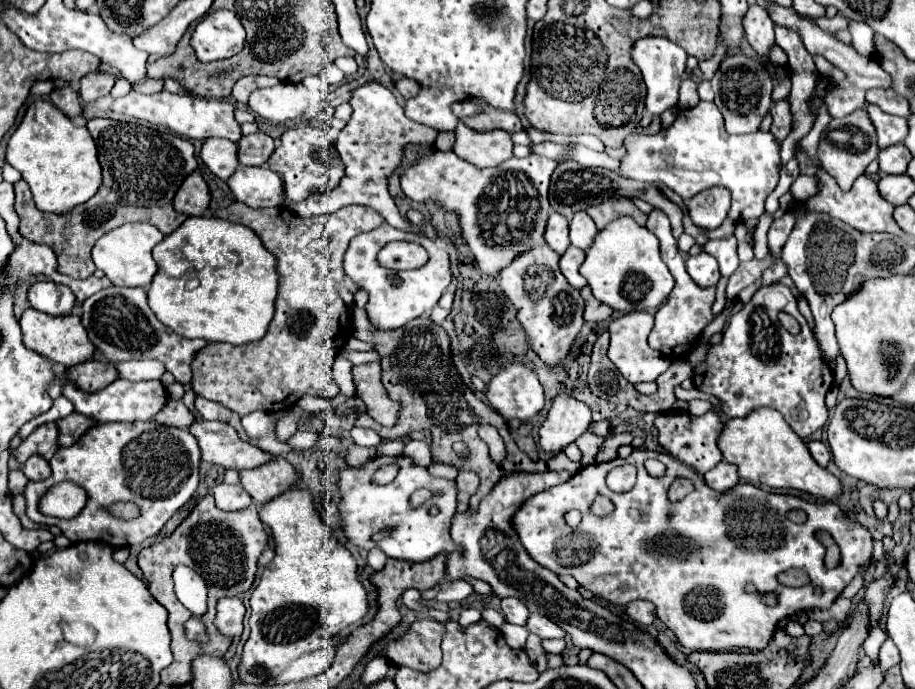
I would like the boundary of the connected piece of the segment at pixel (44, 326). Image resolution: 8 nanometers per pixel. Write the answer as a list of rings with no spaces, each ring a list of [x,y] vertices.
[[[28,308],[28,310],[24,310],[24,314],[20,318],[20,328],[22,328],[22,342],[26,348],[50,358],[54,364],[64,366],[64,368],[70,368],[70,366],[90,360],[92,352],[96,350],[94,344],[88,340],[88,334],[76,314],[60,318],[60,316],[42,314],[34,308]]]

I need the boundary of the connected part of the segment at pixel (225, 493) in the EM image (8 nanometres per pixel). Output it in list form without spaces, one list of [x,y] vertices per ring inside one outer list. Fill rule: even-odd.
[[[218,484],[212,490],[214,498],[216,498],[216,506],[220,510],[246,510],[252,504],[252,498],[248,496],[248,492],[240,486],[240,484]]]

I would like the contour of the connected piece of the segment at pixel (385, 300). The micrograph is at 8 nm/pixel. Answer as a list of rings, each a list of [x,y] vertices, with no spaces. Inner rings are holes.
[[[382,224],[366,234],[358,234],[350,242],[346,256],[344,256],[344,272],[356,282],[358,288],[364,288],[368,292],[368,304],[366,304],[368,320],[378,330],[396,330],[396,328],[408,324],[410,320],[420,318],[424,312],[432,310],[438,304],[440,296],[444,294],[444,290],[450,284],[448,252],[444,248],[438,248],[436,242],[432,242],[426,236],[418,238],[414,234],[404,234],[388,224]],[[392,240],[406,240],[406,242],[420,244],[422,248],[426,248],[426,252],[430,256],[428,264],[424,264],[422,268],[404,270],[404,272],[396,272],[396,270],[388,270],[388,268],[378,266],[378,262],[376,262],[378,250]]]

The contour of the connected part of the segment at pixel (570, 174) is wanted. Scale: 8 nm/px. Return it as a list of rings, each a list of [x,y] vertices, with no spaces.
[[[574,160],[556,166],[552,180],[550,180],[550,206],[556,212],[560,212],[562,216],[566,216],[568,220],[576,212],[580,212],[580,210],[584,210],[592,204],[600,204],[608,198],[640,198],[640,200],[652,204],[654,208],[660,208],[660,210],[666,212],[666,216],[672,222],[672,232],[674,232],[676,238],[680,238],[682,232],[684,232],[682,230],[682,210],[676,204],[672,204],[668,198],[664,198],[662,192],[656,188],[656,184],[636,182],[636,180],[620,176],[618,172],[610,172],[610,170],[604,170],[604,168],[586,168],[578,162],[574,162]]]

